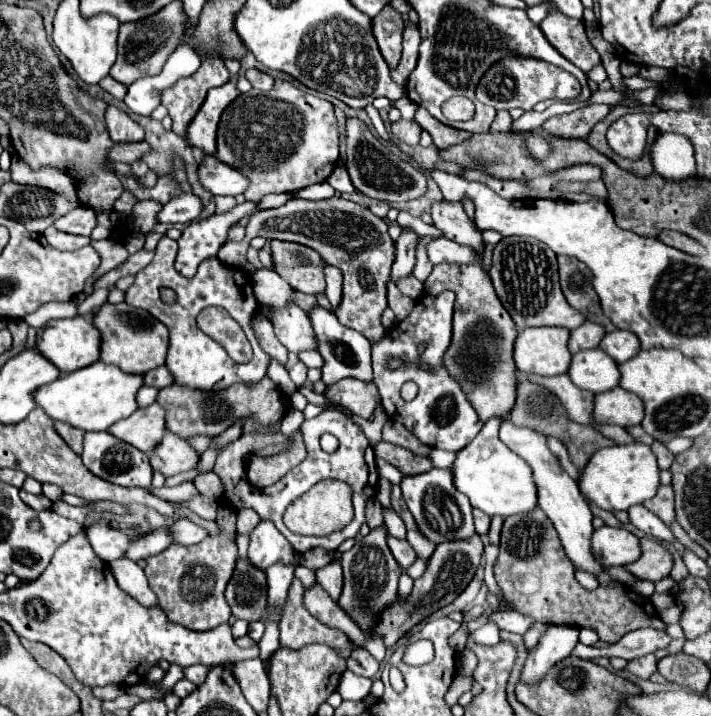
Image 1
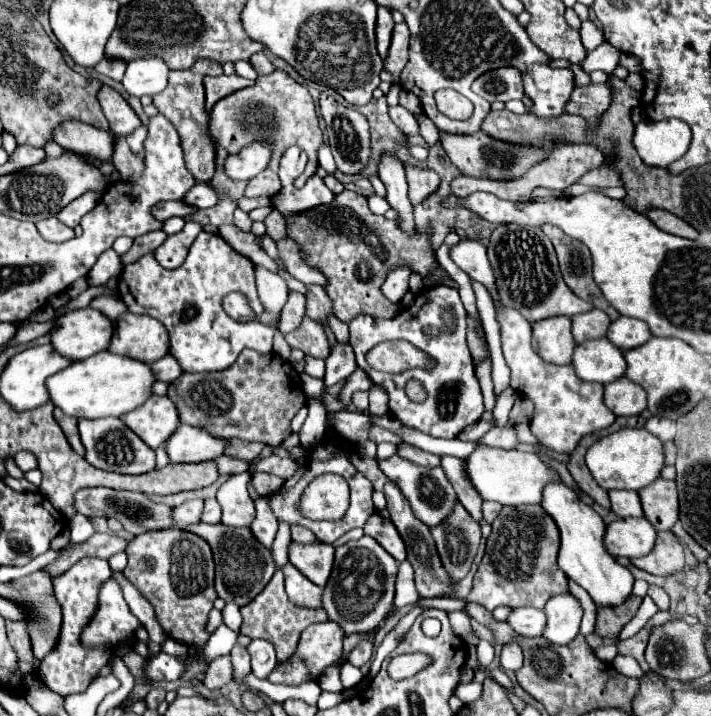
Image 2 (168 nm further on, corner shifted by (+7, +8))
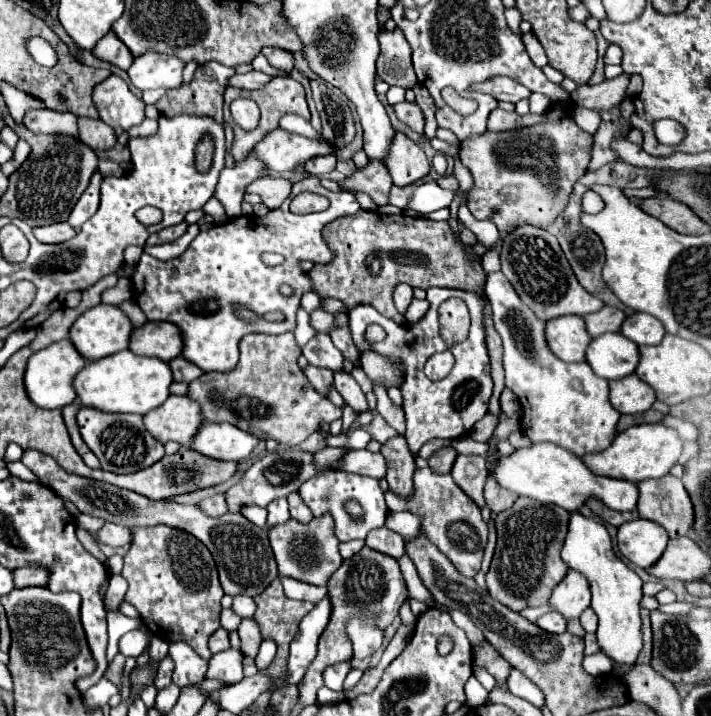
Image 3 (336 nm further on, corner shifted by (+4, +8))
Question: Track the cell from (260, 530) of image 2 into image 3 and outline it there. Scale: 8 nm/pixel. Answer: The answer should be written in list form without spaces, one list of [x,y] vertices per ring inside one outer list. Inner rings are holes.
[[[281,498],[281,500],[273,500],[269,506],[267,506],[267,526],[277,526],[277,524],[283,524],[287,522],[291,516],[289,516],[289,506],[287,506],[287,498]]]

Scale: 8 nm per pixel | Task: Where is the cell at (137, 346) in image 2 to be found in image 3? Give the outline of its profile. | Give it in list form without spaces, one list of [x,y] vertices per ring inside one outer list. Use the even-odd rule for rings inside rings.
[[[145,322],[131,334],[129,350],[169,362],[183,352],[183,336],[171,322]]]

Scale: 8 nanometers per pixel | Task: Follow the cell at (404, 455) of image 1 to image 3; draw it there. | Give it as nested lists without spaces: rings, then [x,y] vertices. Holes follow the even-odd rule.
[[[451,446],[443,448],[429,458],[429,468],[437,474],[449,474],[453,464],[455,464],[455,458],[457,458],[457,452]]]

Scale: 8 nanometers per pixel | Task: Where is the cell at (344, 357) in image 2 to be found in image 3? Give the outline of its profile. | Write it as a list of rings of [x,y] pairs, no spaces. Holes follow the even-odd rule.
[[[335,372],[335,390],[343,396],[343,400],[357,412],[363,414],[369,410],[365,394],[361,392],[359,384],[353,380],[353,376],[349,372]]]

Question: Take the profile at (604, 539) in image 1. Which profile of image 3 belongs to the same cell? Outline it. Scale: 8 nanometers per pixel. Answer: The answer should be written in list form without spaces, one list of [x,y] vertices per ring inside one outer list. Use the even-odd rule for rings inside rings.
[[[643,518],[623,524],[617,534],[617,546],[621,554],[643,570],[651,568],[661,558],[667,540],[669,536],[659,524]]]

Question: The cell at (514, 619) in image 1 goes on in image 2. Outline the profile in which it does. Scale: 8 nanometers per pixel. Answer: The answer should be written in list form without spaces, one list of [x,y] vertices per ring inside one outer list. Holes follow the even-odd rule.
[[[514,608],[508,614],[506,622],[520,636],[540,636],[546,624],[546,616],[542,610],[536,608]]]

